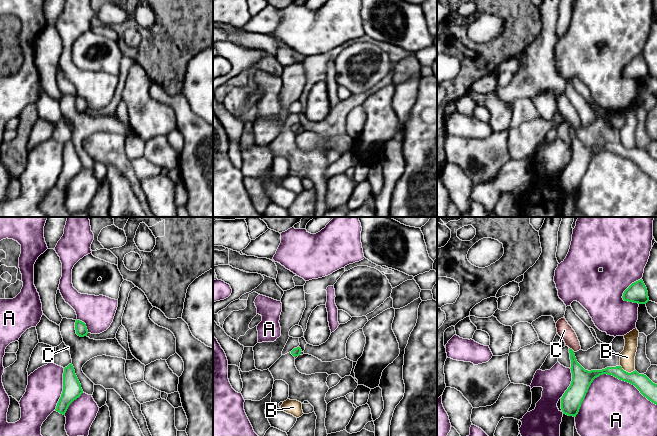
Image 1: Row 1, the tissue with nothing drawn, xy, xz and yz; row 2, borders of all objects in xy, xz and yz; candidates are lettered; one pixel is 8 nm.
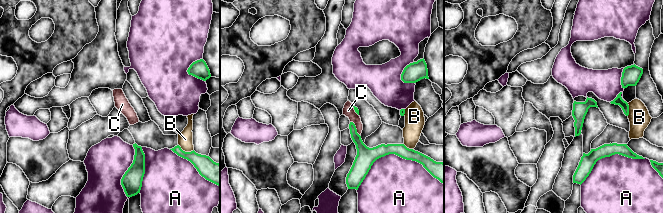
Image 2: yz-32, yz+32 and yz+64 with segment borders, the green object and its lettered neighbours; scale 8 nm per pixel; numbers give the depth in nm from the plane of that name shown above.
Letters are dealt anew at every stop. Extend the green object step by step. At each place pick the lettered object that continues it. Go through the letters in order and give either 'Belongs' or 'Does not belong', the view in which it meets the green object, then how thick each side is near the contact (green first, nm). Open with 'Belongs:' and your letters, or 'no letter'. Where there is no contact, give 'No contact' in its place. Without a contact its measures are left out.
Belongs: no letter
A: Does not belong. Touches green in yz. Thickness 160 nm (green) against 420 nm
B: Does not belong. Touches green in yz. Thickness 140 nm (green) against 130 nm
C: Does not belong. Touches green in yz. Thickness 160 nm (green) against 120 nm

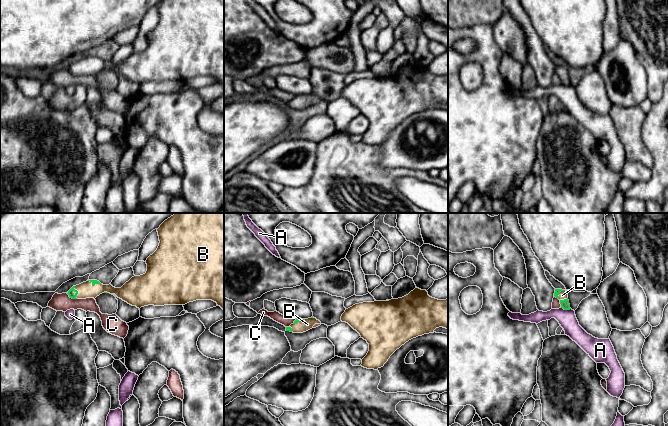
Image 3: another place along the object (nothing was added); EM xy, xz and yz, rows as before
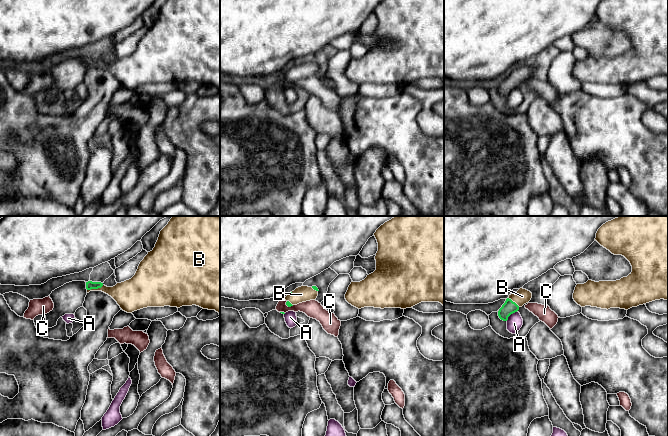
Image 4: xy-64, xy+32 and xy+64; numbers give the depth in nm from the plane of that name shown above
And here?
Belongs: B
A: Does not belong. Touches green in yz. Thickness 70 nm (green) against 150 nm
B: Belongs. Touches green in xy. Thickness 70 nm (green) against 130 nm
C: Does not belong. Touches green in yz. Thickness 70 nm (green) against 70 nm

